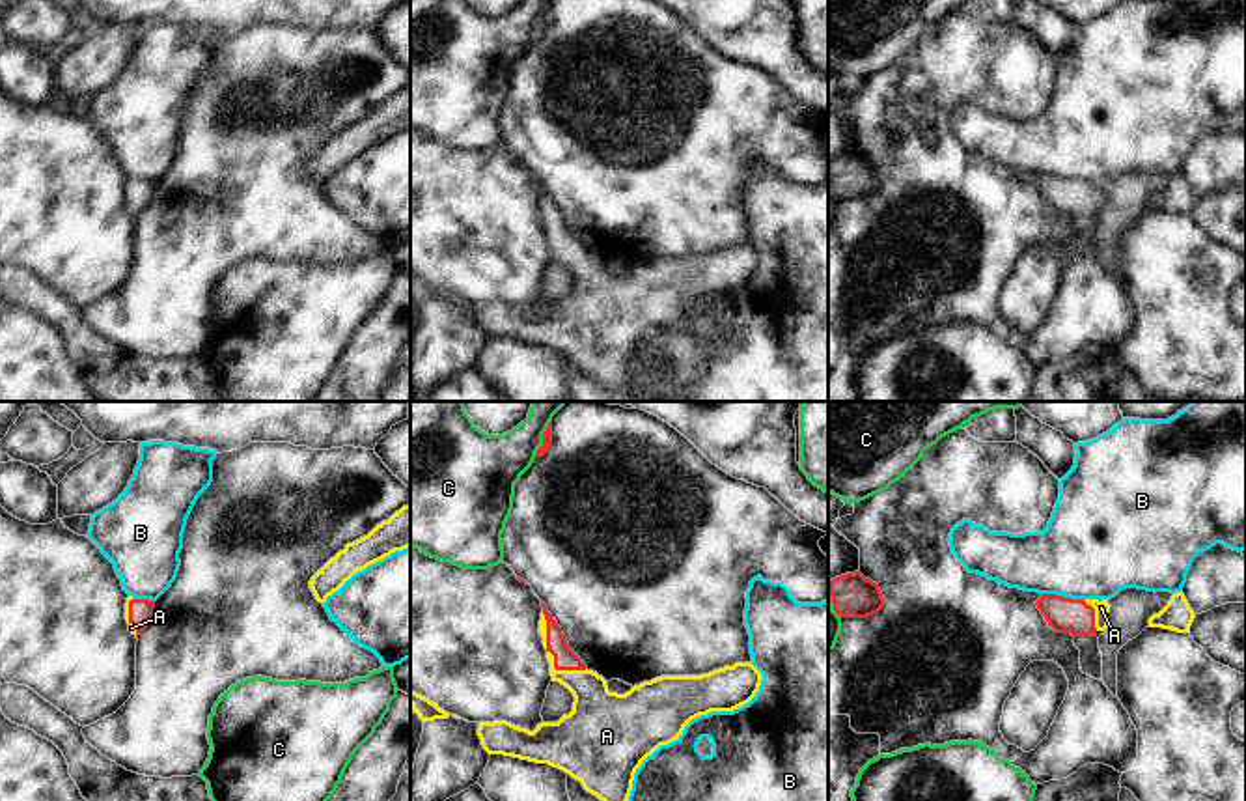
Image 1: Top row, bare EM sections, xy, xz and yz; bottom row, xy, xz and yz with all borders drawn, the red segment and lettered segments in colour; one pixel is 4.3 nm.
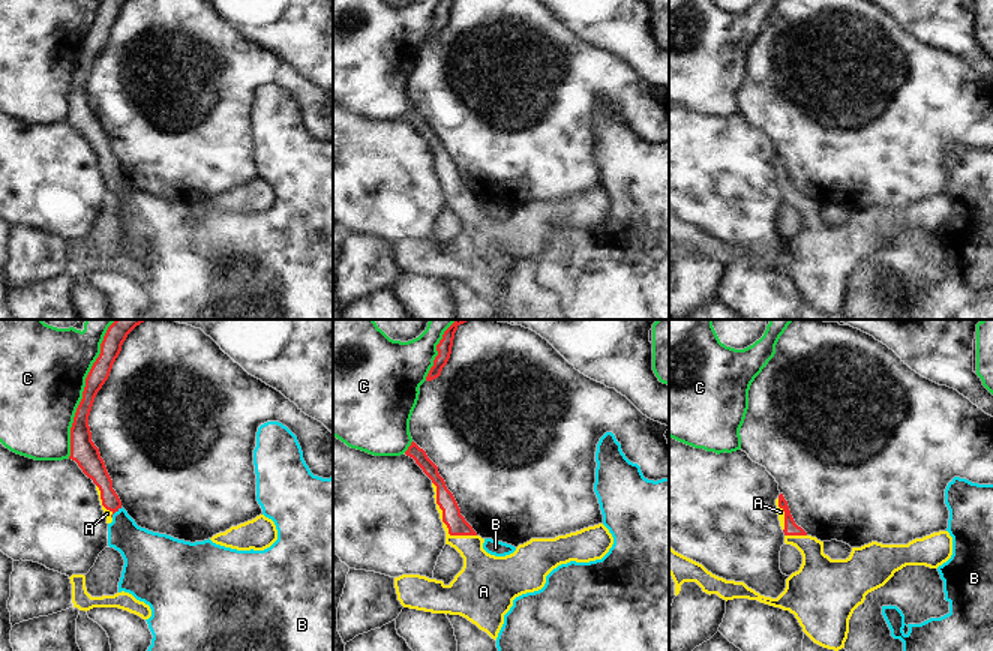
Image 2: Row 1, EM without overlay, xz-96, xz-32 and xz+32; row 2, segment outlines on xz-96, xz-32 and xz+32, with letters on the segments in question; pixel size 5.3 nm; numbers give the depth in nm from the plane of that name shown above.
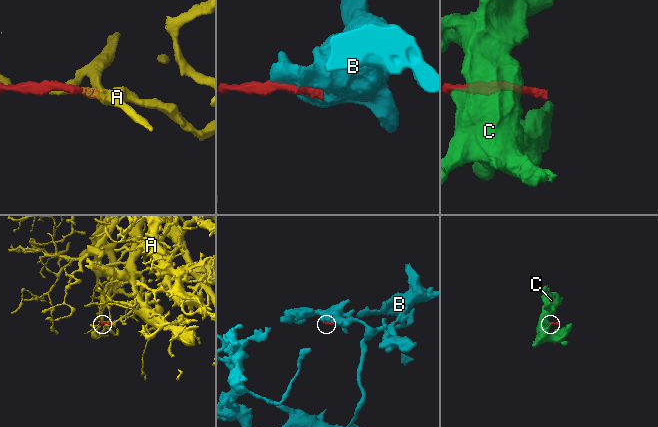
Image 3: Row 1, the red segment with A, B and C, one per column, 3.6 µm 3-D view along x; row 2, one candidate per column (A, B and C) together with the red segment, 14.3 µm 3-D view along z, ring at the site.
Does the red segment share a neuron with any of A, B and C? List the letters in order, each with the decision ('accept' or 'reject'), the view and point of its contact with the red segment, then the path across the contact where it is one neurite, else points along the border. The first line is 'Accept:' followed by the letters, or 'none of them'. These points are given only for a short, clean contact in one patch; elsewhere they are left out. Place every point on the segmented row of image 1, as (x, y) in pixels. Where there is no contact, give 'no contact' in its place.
Accept: A
A: accept | xz (553, 654) | across xz (564, 658), (553, 654), (554, 667), (592, 697)
B: reject | yz (1062, 596)
C: reject | xz (543, 437)

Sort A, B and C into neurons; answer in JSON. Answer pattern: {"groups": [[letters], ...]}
{"groups": [["A"], ["B"], ["C"]]}

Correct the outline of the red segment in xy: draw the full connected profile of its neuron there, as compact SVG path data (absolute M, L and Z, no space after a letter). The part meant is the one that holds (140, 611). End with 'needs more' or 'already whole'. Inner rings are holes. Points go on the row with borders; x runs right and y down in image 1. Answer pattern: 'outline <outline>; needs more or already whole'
outline M132 596L127 597L125 603L125 620L129 624L129 631L132 635L140 635L149 622L153 620L155 614L155 601L151 599L136 599Z; needs more

